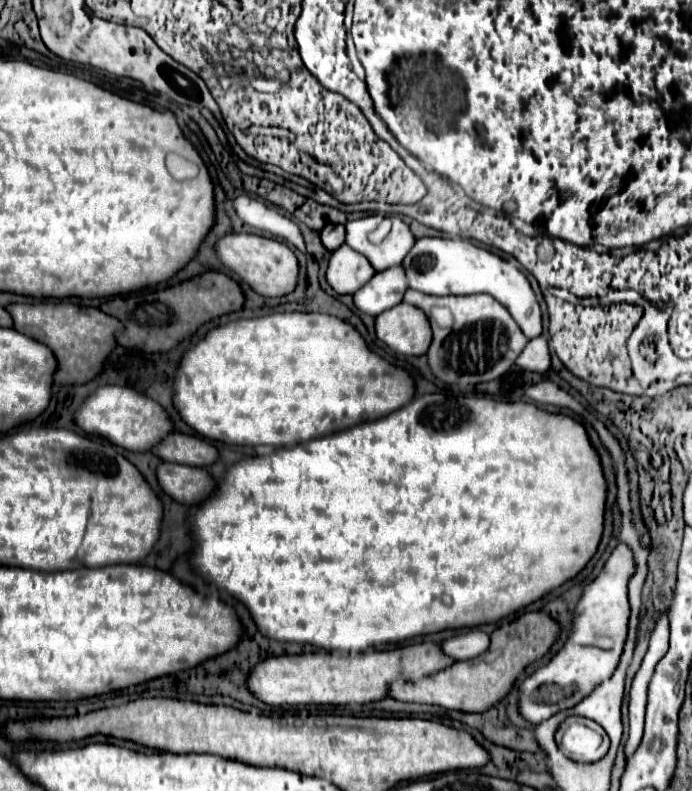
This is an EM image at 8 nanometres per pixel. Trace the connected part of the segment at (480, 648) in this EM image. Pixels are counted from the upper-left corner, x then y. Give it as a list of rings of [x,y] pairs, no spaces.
[[[472,629],[472,631],[458,633],[454,637],[440,641],[440,649],[444,655],[456,661],[464,661],[464,659],[474,659],[476,655],[484,653],[488,649],[488,643],[490,643],[490,637],[484,631]]]

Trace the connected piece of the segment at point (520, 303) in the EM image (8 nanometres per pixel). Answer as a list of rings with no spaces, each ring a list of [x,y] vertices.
[[[422,237],[414,243],[410,253],[404,257],[402,267],[406,271],[408,287],[426,295],[470,295],[488,293],[498,303],[502,303],[512,319],[520,325],[528,339],[542,333],[542,315],[536,303],[534,291],[526,275],[512,263],[500,259],[498,255],[480,249],[468,241],[454,241],[442,237]]]

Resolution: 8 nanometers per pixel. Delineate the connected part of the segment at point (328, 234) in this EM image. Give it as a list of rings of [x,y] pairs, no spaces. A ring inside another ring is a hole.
[[[328,225],[320,231],[320,239],[322,245],[328,251],[334,251],[336,247],[340,247],[344,243],[344,225]]]

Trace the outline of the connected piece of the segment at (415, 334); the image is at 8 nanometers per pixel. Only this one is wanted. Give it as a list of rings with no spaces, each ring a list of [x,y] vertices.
[[[400,303],[380,313],[374,327],[376,337],[392,351],[402,355],[424,355],[428,351],[428,343],[432,341],[428,317],[408,303]]]

